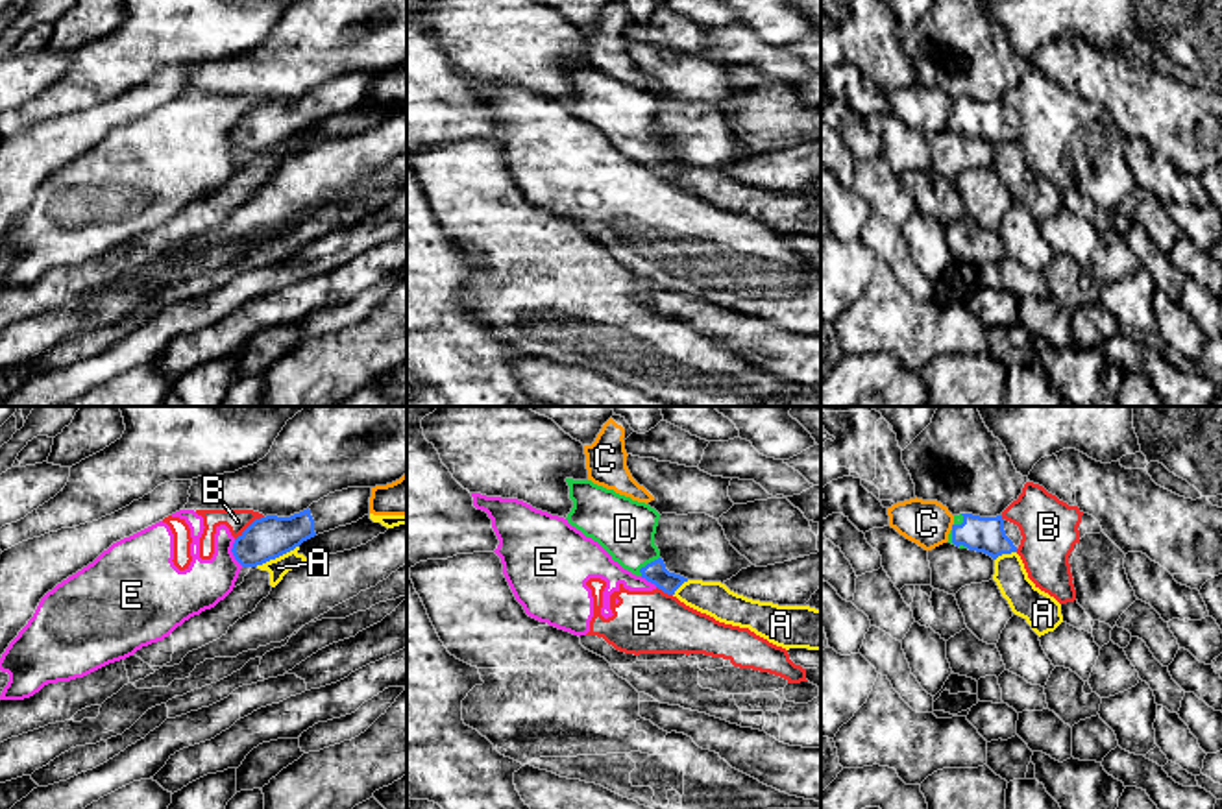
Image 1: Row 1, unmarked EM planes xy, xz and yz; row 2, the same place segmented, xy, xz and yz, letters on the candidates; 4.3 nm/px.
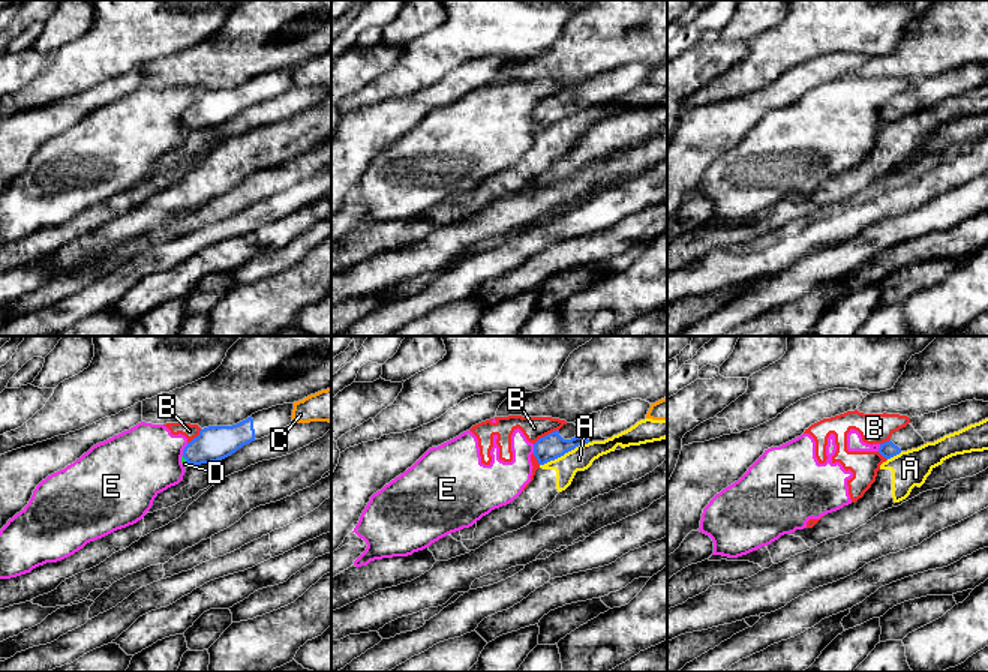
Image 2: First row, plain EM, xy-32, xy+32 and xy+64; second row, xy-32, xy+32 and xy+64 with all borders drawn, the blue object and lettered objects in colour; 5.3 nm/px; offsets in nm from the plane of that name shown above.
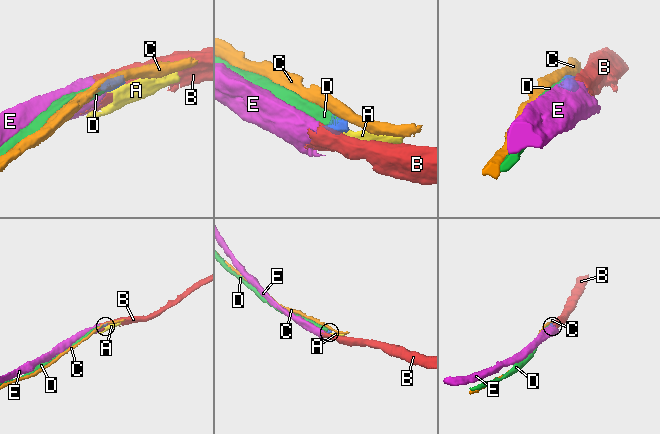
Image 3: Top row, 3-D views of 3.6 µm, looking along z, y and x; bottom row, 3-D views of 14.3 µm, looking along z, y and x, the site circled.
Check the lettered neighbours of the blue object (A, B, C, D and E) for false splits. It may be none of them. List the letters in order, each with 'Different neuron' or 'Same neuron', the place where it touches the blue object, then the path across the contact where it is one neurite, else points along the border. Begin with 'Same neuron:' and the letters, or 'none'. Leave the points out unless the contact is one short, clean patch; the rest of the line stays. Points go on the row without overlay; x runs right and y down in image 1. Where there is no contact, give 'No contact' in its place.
Same neuron: D
A: Different neuron. Touches blue at xy (276, 143). Boundary: xy (298, 132), (256, 152)
B: Different neuron. Touches blue at xy (248, 113). Boundary: xy (263, 102), (235, 126)
C: Different neuron. Touches blue at yz (953, 113). Boundary: yz (953, 109), (951, 115)
D: Same neuron. Touches blue at xz (647, 150). Path across: xz (655, 157), (647, 150), (635, 137), (625, 115)
E: Different neuron. Touches blue at xy (232, 137). Boundary: xy (233, 126), (232, 139), (243, 152)

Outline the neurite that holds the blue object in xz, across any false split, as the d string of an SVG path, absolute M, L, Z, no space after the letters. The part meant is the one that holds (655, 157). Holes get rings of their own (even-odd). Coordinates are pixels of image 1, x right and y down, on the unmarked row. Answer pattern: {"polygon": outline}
{"polygon": "M566 65L566 68L573 87L568 109L597 127L614 148L667 181L675 181L688 168L669 159L660 144L654 131L660 100L654 94L592 66Z"}

